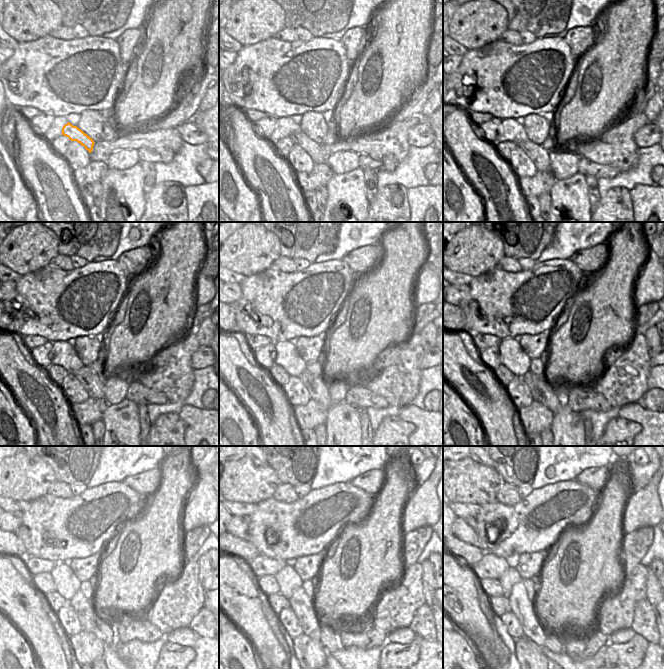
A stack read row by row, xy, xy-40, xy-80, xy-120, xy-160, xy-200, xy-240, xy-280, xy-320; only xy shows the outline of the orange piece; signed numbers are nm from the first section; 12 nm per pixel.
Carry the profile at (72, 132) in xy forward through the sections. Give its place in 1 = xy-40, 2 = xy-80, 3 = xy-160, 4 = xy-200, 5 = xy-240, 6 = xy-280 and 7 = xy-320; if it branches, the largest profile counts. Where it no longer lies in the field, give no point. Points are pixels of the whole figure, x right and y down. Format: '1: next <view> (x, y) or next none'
1: next xy-40 (312, 148)
2: next xy-80 (534, 151)
3: next xy-160 (307, 378)
4: next xy-200 (532, 378)
5: next xy-240 (80, 597)
6: next xy-280 (304, 598)
7: next xy-320 (528, 600)

